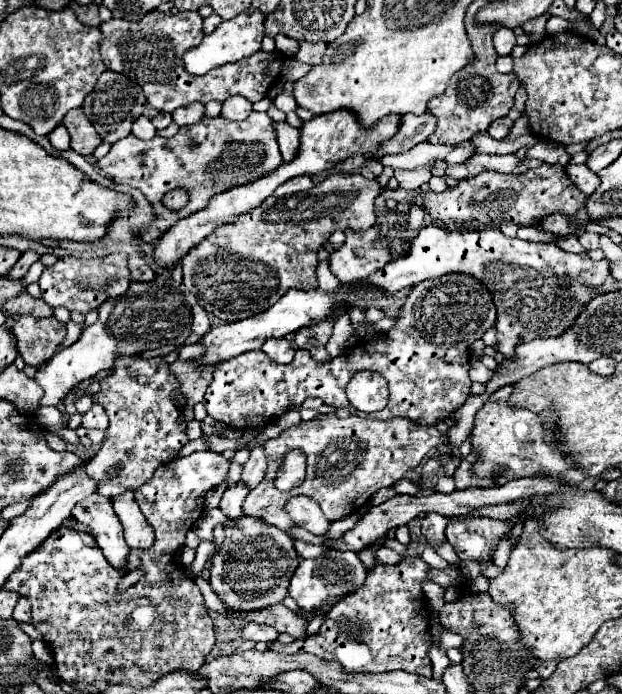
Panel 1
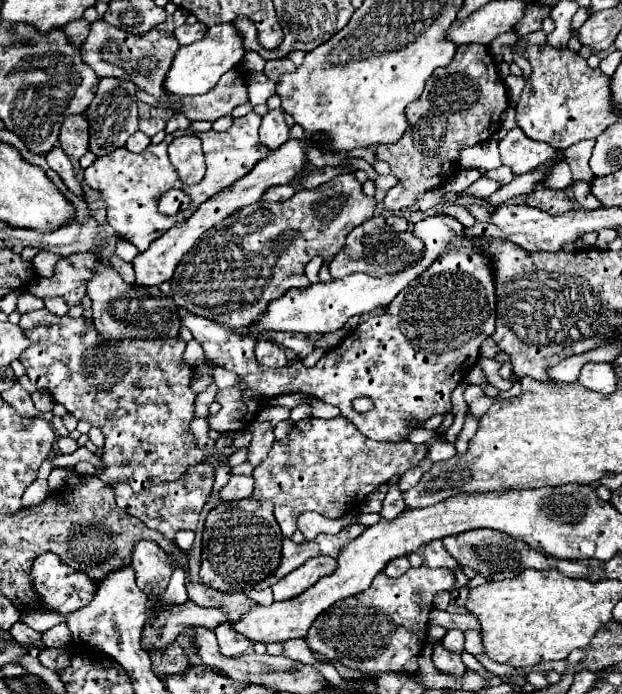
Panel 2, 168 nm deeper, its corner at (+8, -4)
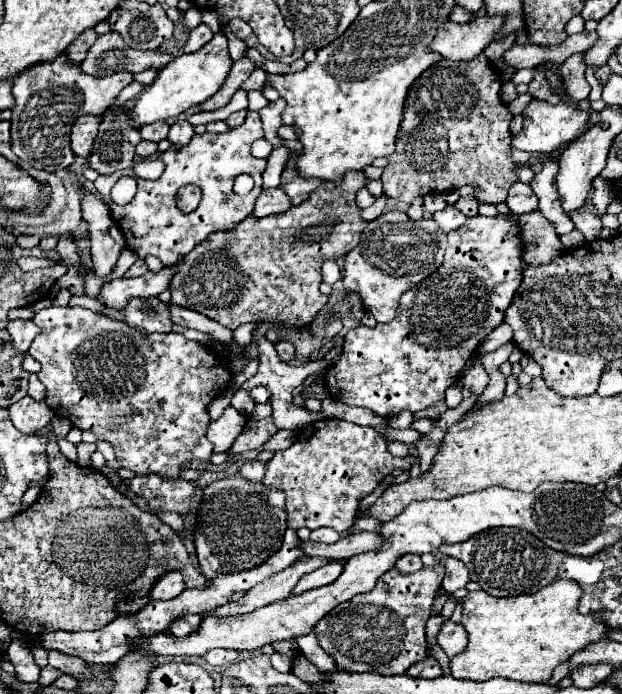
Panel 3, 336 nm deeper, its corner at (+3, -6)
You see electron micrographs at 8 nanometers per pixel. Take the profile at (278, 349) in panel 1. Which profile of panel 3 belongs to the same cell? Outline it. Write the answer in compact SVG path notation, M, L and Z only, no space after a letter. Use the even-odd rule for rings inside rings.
M280 340L276 344L276 350L278 350L278 356L282 358L282 362L290 362L294 358L294 346L290 342L286 342L286 340Z

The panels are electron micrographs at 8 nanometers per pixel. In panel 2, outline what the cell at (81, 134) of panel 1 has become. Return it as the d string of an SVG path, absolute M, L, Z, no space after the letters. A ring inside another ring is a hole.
M67 116L67 120L61 124L59 148L71 160L79 160L89 150L89 124L85 116Z

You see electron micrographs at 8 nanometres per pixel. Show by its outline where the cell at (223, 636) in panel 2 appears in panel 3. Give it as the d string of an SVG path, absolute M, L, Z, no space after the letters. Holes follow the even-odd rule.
M216 648L216 650L210 650L204 660L212 666L230 666L234 664L236 660L240 658L240 652L236 650L224 650L224 648Z

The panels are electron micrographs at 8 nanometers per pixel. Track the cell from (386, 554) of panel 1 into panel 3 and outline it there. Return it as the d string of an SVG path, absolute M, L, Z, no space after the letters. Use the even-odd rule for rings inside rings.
M404 554L398 558L396 562L396 568L402 572L402 574L412 574L412 572L418 572L422 568L422 560L418 554Z

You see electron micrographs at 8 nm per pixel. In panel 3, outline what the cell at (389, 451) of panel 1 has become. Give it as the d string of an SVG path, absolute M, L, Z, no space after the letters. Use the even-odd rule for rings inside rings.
M322 418L302 428L290 448L274 454L266 466L264 484L284 490L288 526L294 530L302 526L310 530L328 526L342 532L354 524L362 498L372 494L384 476L392 474L394 468L408 470L412 464L414 456L392 456L374 428Z

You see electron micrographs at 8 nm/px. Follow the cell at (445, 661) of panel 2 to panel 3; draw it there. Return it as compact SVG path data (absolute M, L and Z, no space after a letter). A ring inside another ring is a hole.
M452 620L442 622L442 628L438 632L438 646L446 652L448 658L464 652L464 648L466 648L466 630L464 630L464 626L460 626Z

